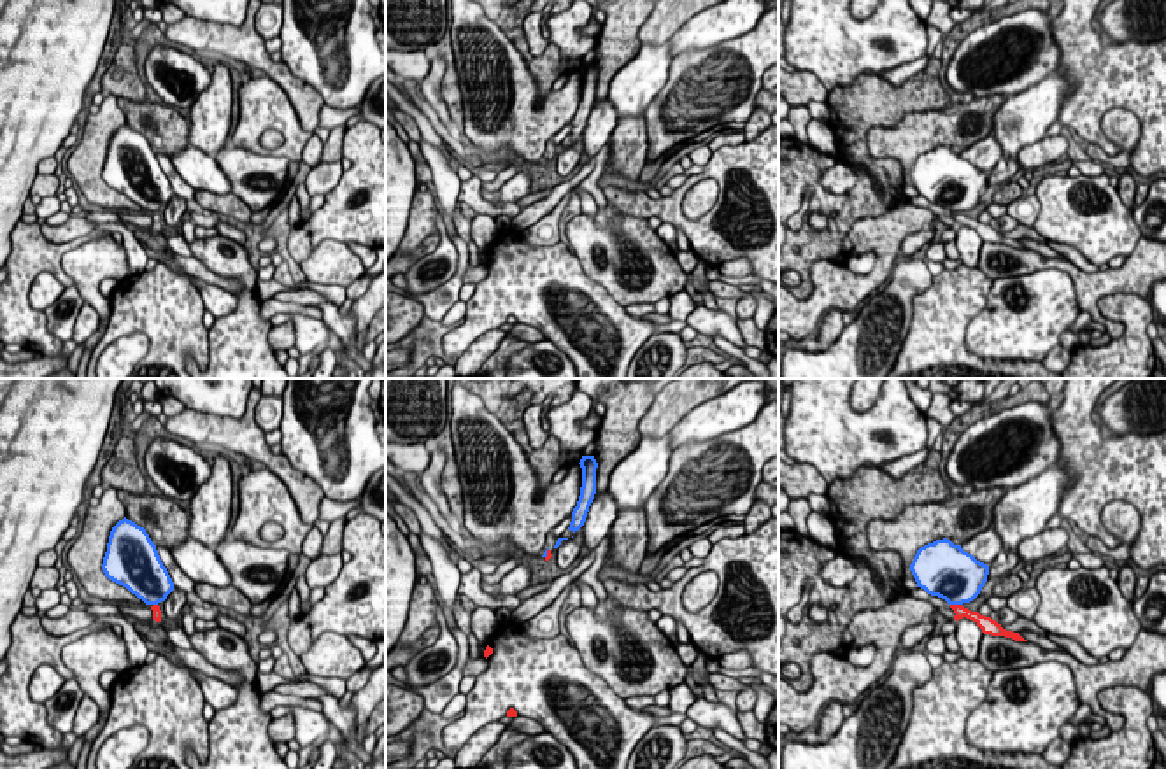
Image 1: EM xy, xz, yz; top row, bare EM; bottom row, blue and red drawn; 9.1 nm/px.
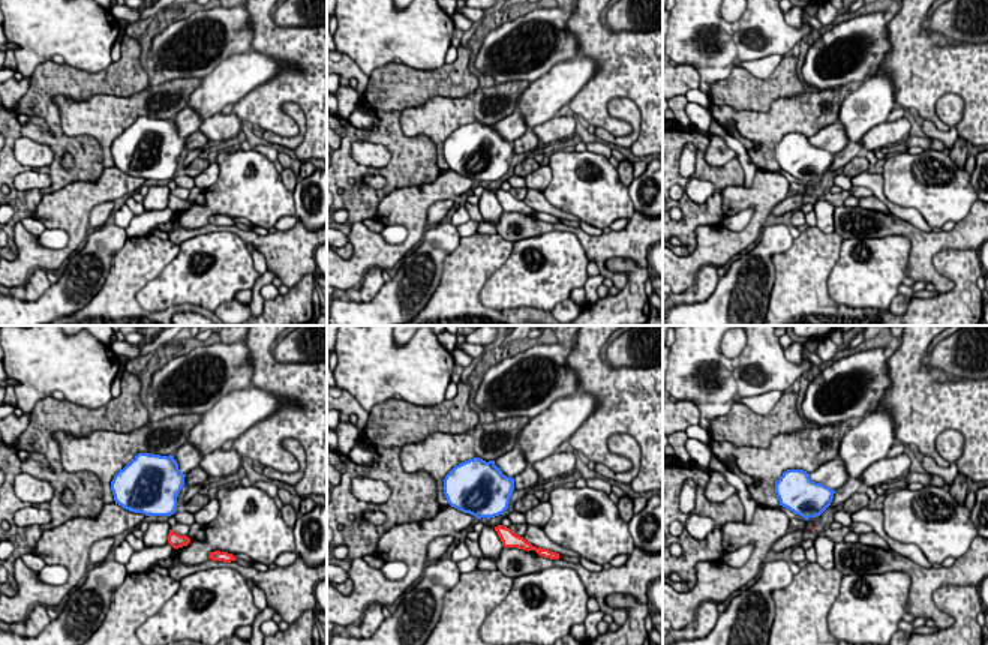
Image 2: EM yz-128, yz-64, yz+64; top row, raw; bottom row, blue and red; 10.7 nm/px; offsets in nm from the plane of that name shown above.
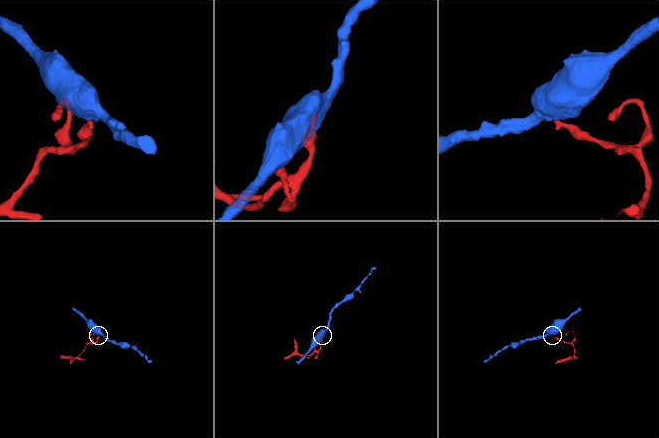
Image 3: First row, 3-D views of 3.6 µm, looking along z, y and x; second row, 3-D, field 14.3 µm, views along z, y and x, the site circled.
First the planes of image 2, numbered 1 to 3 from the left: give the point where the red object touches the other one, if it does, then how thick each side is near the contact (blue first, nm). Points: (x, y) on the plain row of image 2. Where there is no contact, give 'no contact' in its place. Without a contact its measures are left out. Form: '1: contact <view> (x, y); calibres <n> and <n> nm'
1: no contact
2: no contact
3: no contact

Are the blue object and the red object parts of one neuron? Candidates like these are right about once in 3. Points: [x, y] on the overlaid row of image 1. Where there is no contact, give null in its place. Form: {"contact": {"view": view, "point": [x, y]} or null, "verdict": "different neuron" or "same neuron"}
{"contact": {"view": "yz", "point": [954, 603]}, "verdict": "different neuron"}

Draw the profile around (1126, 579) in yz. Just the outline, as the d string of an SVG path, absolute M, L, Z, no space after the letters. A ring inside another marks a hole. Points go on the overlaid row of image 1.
M1119 564L1119 569L1117 569L1117 584L1122 591L1122 594L1131 601L1134 603L1134 585L1136 585L1136 575L1134 571L1126 564Z

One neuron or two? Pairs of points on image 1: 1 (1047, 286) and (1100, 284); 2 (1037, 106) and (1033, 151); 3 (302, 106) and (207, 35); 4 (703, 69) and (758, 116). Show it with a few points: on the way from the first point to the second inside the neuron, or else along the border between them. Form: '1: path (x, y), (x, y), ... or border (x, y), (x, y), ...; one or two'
1: border (1035, 270), (1061, 268), (1073, 284), (1080, 312); two
2: border (1045, 134), (1016, 155); two
3: path (284, 79), (242, 42), (234, 42); one
4: border (754, 111), (746, 123); two

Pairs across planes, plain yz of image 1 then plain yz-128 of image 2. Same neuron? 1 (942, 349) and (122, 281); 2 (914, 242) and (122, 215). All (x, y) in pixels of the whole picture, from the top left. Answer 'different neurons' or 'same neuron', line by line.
1: same neuron
2: different neurons

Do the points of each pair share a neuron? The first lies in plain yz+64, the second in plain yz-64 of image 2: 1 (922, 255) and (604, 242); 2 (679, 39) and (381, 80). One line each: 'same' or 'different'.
1: same
2: different

